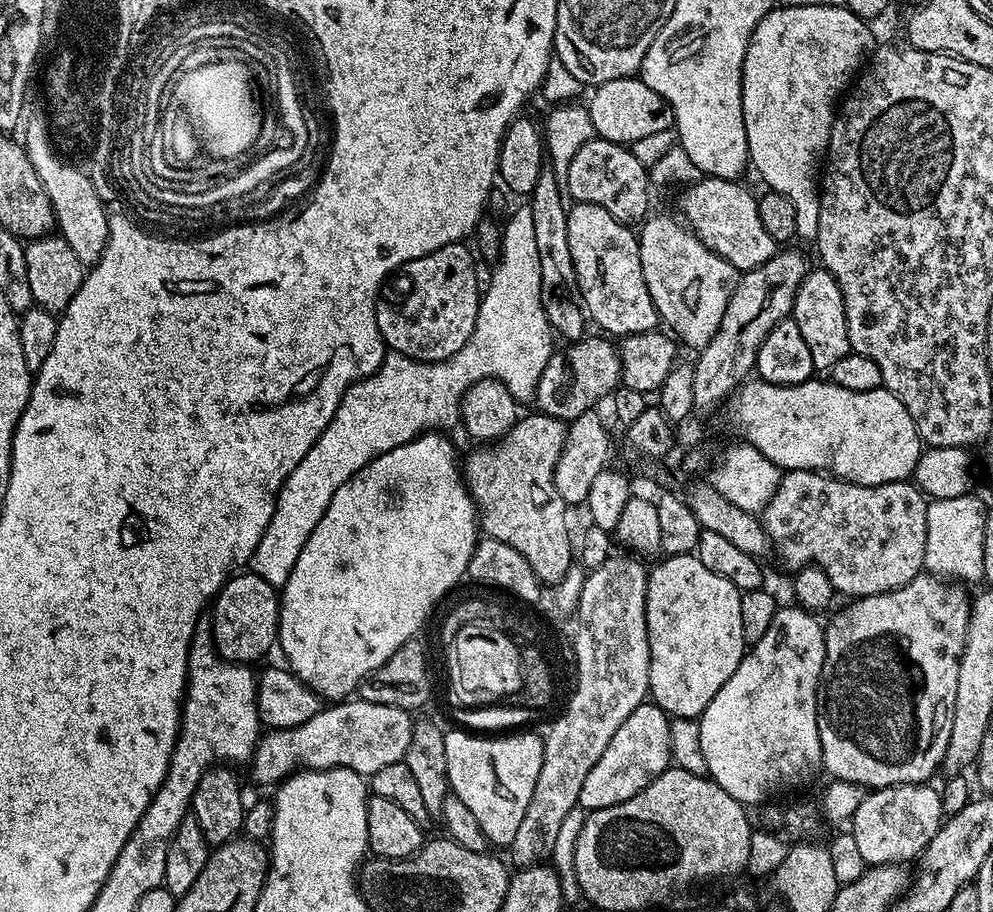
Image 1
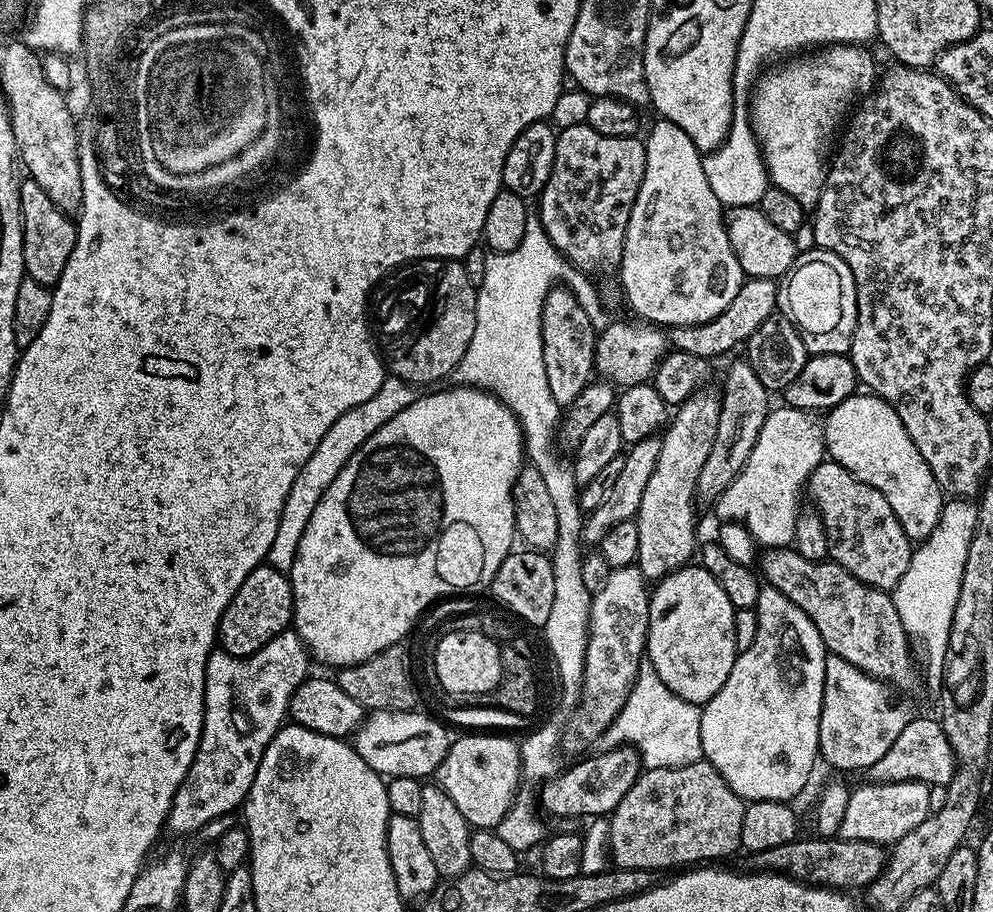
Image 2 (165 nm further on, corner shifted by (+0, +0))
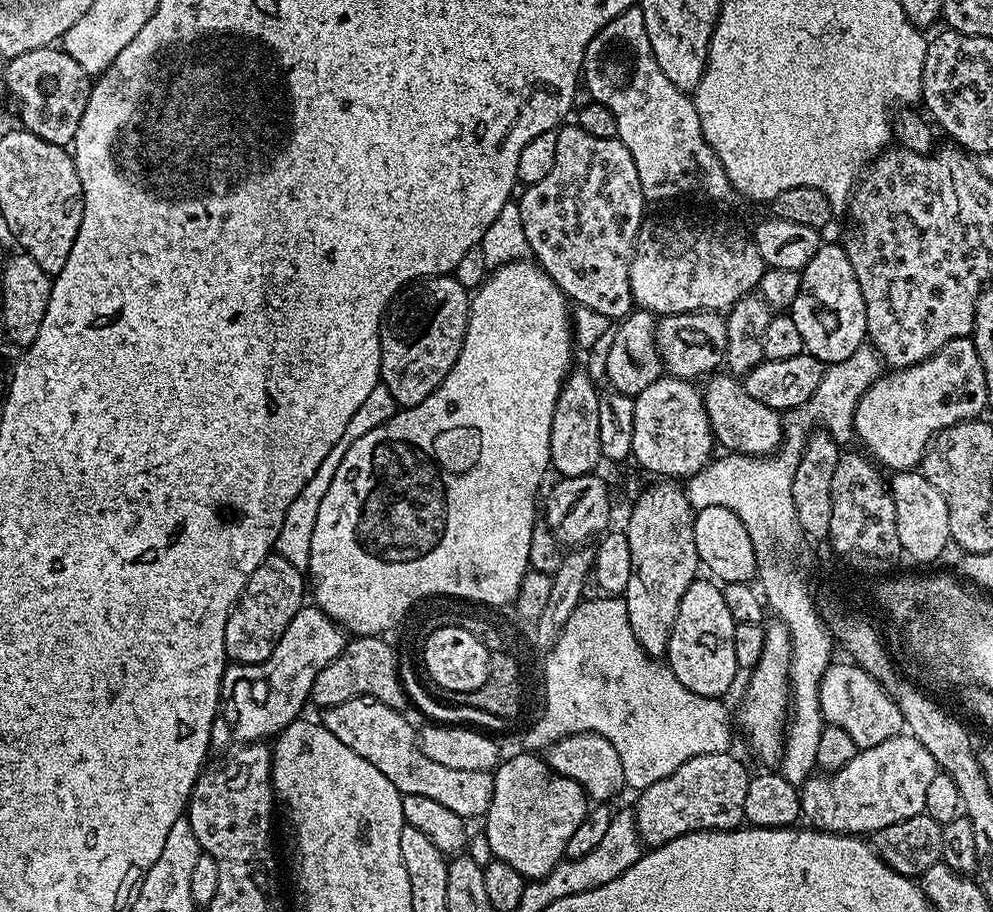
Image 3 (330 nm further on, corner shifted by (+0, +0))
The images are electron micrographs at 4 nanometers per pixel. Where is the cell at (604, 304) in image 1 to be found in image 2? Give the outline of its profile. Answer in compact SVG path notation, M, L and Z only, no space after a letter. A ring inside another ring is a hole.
M747 277L726 310L696 327L669 327L666 332L668 343L675 351L698 354L698 358L715 361L715 356L724 356L727 352L734 351L739 344L740 347L747 345L754 330L758 330L758 326L762 326L766 318L777 315L781 296L782 292L776 280Z

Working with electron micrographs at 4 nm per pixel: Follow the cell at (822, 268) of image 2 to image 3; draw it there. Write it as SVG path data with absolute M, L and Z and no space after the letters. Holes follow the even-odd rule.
M821 243L818 254L814 254L814 258L810 258L810 262L806 262L806 266L800 269L798 298L794 298L790 309L790 314L794 318L794 326L798 326L798 331L802 334L804 351L818 358L825 366L842 362L842 358L850 358L850 354L854 354L854 350L858 350L860 345L865 343L868 334L866 302L862 298L858 278L854 278L854 266L850 266L847 251L839 243L836 244Z

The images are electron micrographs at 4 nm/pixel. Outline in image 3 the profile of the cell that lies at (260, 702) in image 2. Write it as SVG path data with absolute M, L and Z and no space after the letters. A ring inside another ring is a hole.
M305 606L286 626L274 654L261 664L229 663L220 687L220 708L212 724L211 747L231 750L241 744L255 744L275 737L286 725L301 715L309 703L314 678L344 649L346 633L325 612Z

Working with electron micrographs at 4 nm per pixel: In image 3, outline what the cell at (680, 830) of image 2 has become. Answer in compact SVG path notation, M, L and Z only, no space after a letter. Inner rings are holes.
M731 751L718 754L698 754L690 762L682 762L674 774L654 782L654 786L639 793L640 801L634 804L636 814L636 832L645 845L657 848L687 832L728 832L745 823L744 807L746 806L746 786L750 771Z

